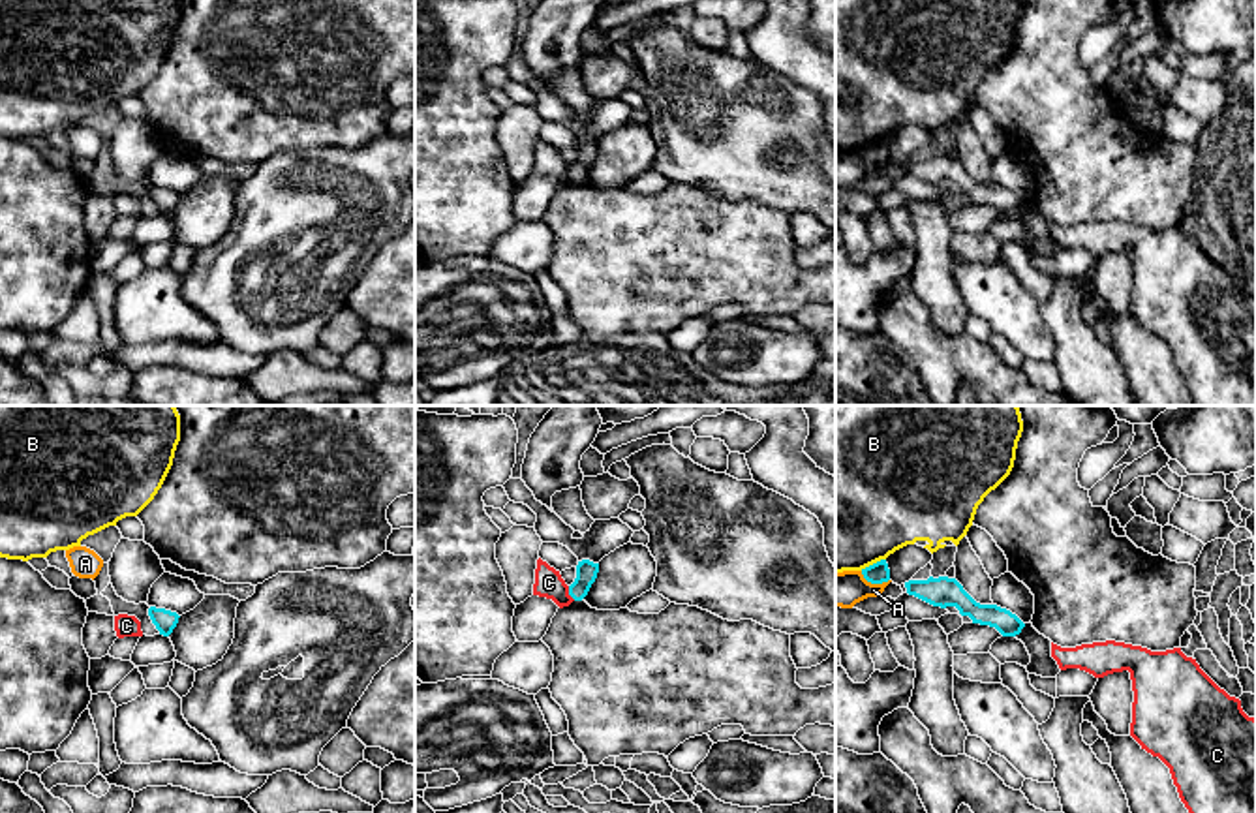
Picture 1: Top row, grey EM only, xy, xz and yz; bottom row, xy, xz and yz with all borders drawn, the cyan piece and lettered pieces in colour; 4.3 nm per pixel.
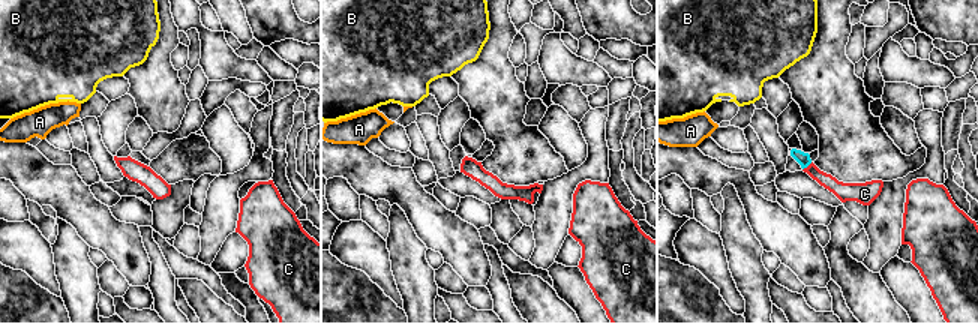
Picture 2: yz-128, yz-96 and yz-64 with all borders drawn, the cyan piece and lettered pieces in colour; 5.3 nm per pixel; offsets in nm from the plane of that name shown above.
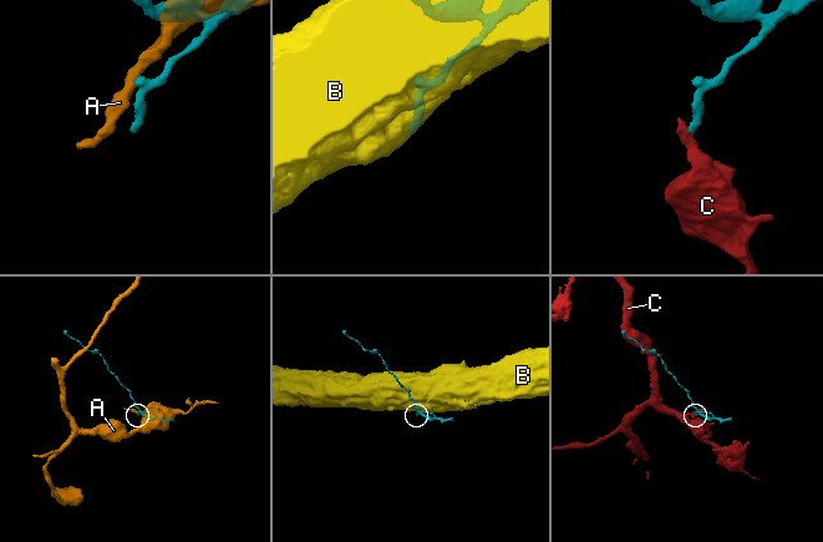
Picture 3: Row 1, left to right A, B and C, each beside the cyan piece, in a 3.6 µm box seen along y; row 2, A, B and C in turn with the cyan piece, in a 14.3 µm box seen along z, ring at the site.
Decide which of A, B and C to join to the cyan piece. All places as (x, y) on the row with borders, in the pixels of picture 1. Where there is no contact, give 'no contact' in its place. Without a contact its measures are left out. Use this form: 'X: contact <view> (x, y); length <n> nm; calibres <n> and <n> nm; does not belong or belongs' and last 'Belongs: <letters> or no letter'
A: contact yz (873, 582); length 130 nm; calibres 90 and 150 nm; does not belong
B: contact yz (873, 564); length 120 nm; calibres 90 and 500 nm; does not belong
C: contact xz (569, 594); length 70 nm; calibres 100 and 120 nm; does not belong
Belongs: no letter

